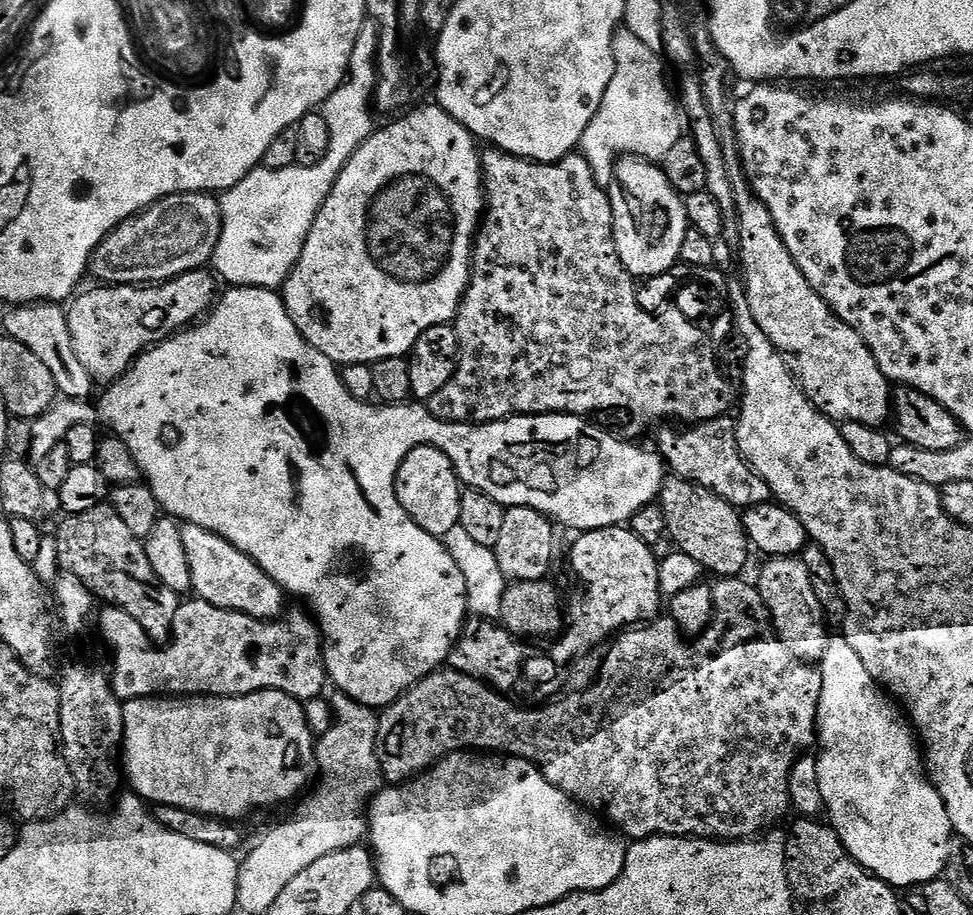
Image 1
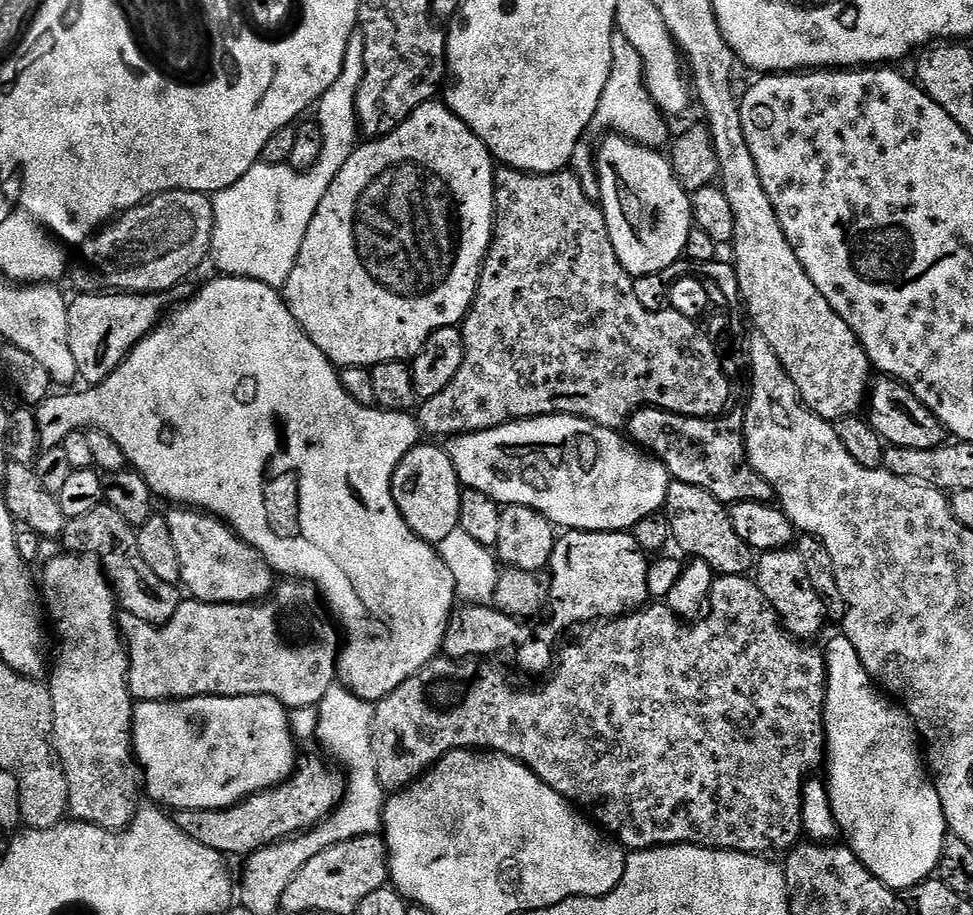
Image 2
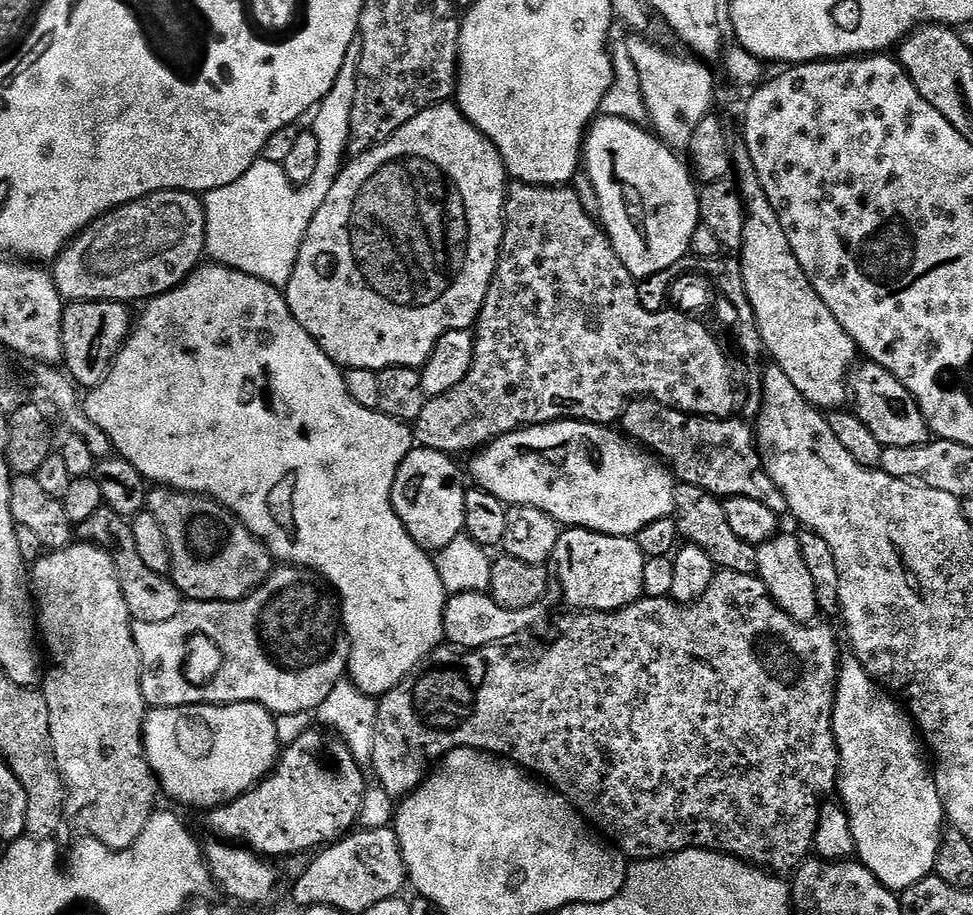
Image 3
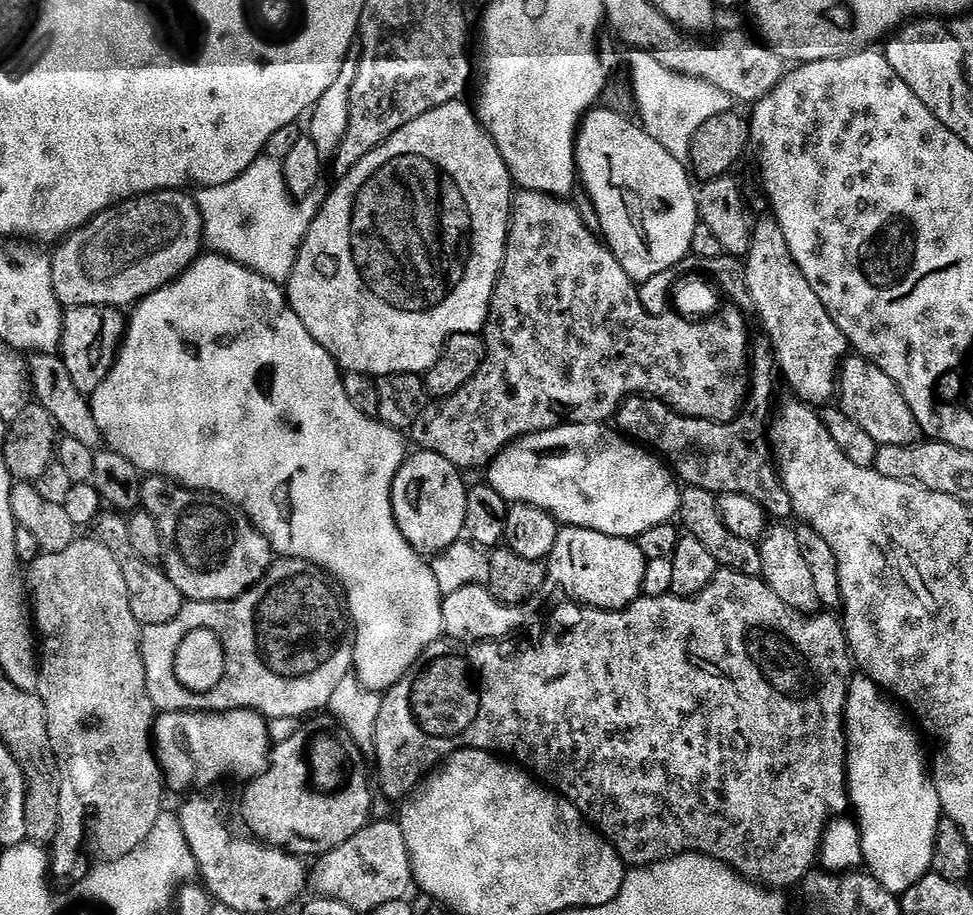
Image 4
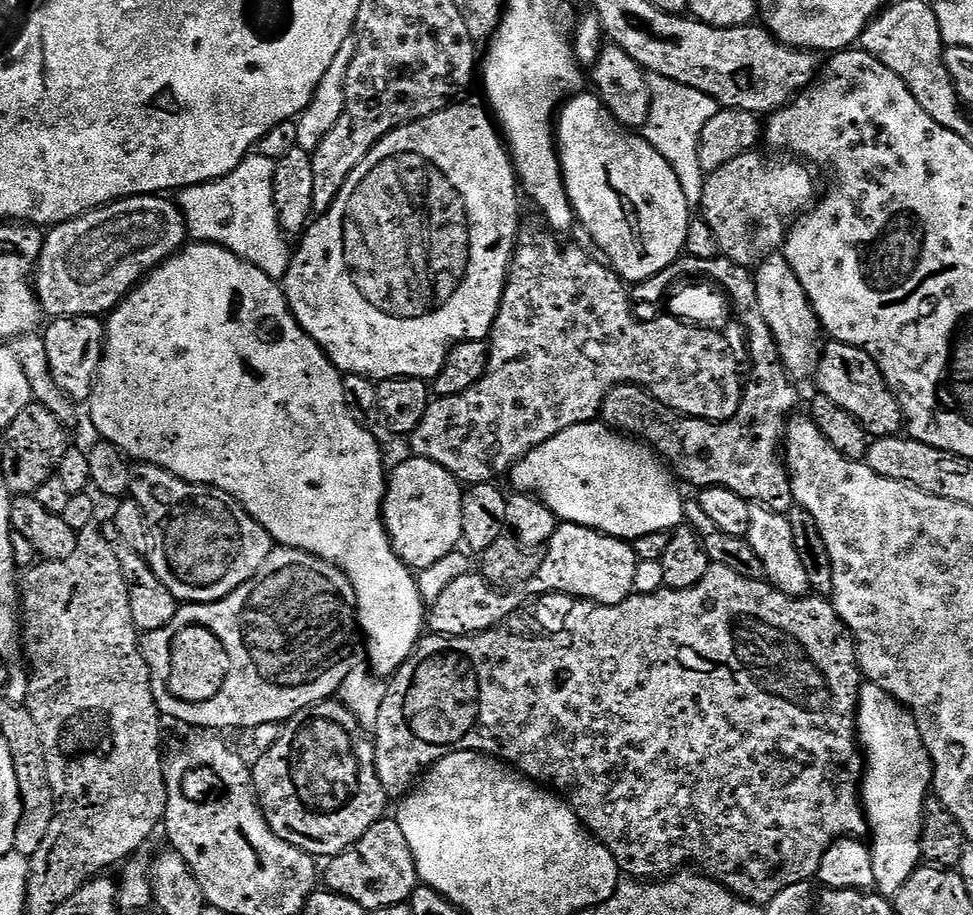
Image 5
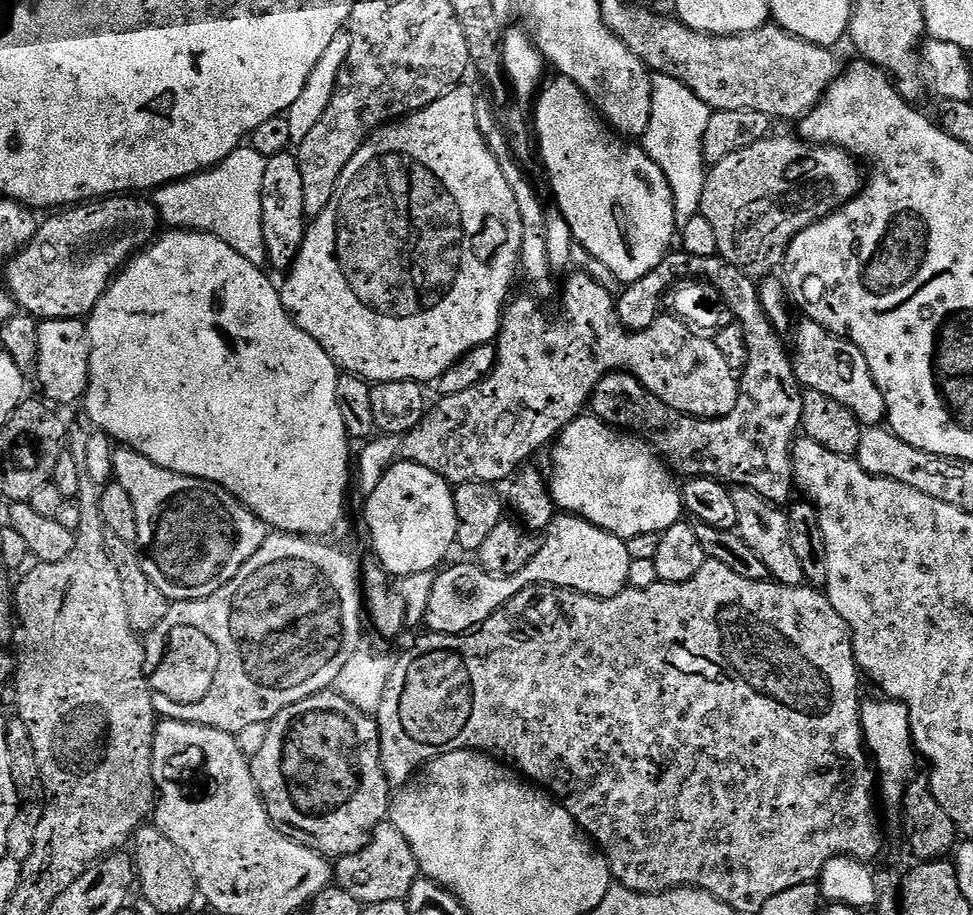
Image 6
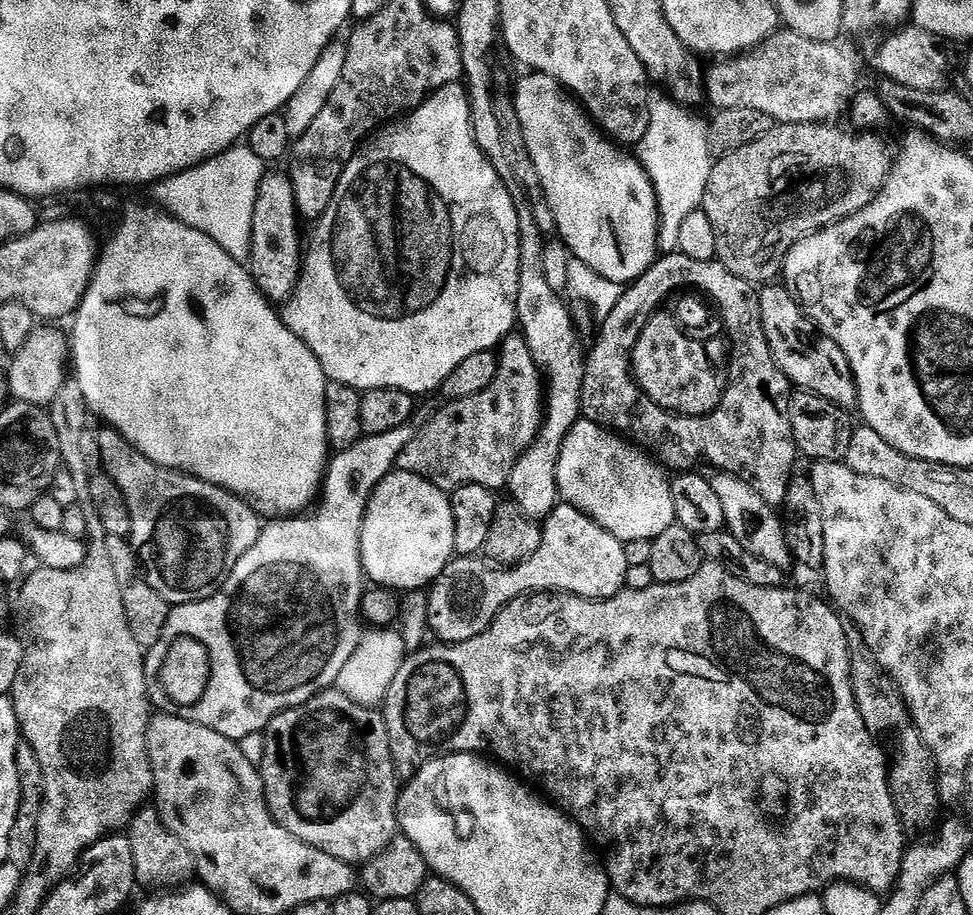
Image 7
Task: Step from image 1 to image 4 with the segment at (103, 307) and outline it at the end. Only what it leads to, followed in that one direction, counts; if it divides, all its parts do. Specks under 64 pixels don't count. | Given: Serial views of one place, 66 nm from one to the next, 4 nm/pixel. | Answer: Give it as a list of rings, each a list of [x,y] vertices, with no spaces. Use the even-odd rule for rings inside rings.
[[[78,306],[65,311],[58,355],[64,361],[66,370],[70,372],[74,386],[78,386],[80,392],[91,394],[98,390],[98,386],[111,370],[112,363],[116,361],[116,353],[125,330],[125,317],[114,308]]]

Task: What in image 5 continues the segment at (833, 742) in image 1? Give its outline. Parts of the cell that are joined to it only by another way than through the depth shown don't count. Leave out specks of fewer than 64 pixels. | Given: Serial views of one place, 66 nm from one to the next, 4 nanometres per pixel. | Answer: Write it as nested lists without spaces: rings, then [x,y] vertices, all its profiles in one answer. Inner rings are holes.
[[[864,682],[860,685],[856,735],[862,749],[862,803],[868,818],[875,891],[895,898],[906,878],[922,864],[920,839],[925,801],[932,782],[932,759],[912,713],[877,684]]]

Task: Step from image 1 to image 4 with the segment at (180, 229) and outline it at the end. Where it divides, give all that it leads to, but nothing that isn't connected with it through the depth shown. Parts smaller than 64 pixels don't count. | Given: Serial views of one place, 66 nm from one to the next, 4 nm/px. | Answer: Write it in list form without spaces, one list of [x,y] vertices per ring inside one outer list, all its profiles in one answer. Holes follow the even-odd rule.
[[[169,190],[167,192],[147,192],[144,196],[135,196],[133,200],[124,200],[120,204],[108,208],[104,212],[94,217],[88,223],[77,228],[74,232],[69,232],[55,245],[56,252],[51,253],[52,257],[52,286],[53,294],[56,295],[58,302],[65,309],[77,308],[78,306],[94,306],[95,308],[114,308],[117,310],[127,309],[129,306],[135,306],[140,301],[145,300],[150,294],[162,290],[173,280],[181,276],[191,264],[201,255],[204,243],[204,223],[200,218],[200,211],[196,206],[196,201],[187,191]]]

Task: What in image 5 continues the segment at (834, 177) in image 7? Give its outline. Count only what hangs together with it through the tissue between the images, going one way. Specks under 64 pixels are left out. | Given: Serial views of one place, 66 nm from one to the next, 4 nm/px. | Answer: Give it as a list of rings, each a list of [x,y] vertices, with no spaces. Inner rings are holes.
[[[743,152],[734,162],[726,162],[716,172],[707,173],[698,205],[699,215],[717,239],[719,255],[749,270],[783,249],[794,221],[809,211],[817,199],[813,169],[807,163],[788,158],[785,164],[768,168],[758,153]]]

